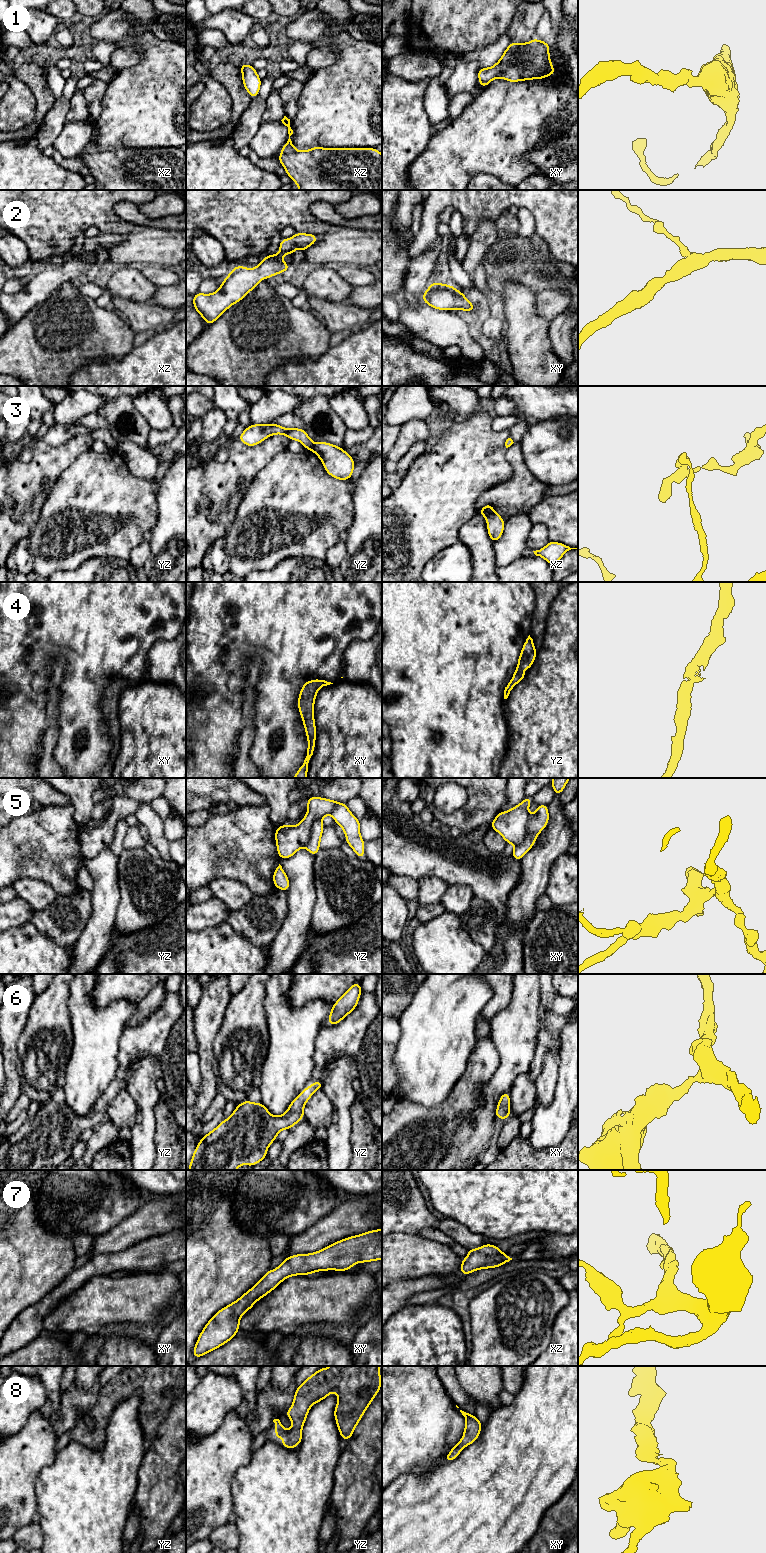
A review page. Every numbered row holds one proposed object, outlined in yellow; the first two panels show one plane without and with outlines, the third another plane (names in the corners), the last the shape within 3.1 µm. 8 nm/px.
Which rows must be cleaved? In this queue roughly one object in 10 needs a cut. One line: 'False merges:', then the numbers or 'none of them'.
False merges: 3

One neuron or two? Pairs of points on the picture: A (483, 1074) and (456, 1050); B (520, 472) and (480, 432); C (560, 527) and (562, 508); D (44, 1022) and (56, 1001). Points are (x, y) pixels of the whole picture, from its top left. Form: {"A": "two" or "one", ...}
{"A": "two", "B": "two", "C": "one", "D": "one"}

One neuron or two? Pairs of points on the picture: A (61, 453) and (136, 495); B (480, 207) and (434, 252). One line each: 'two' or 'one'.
A: two
B: two

